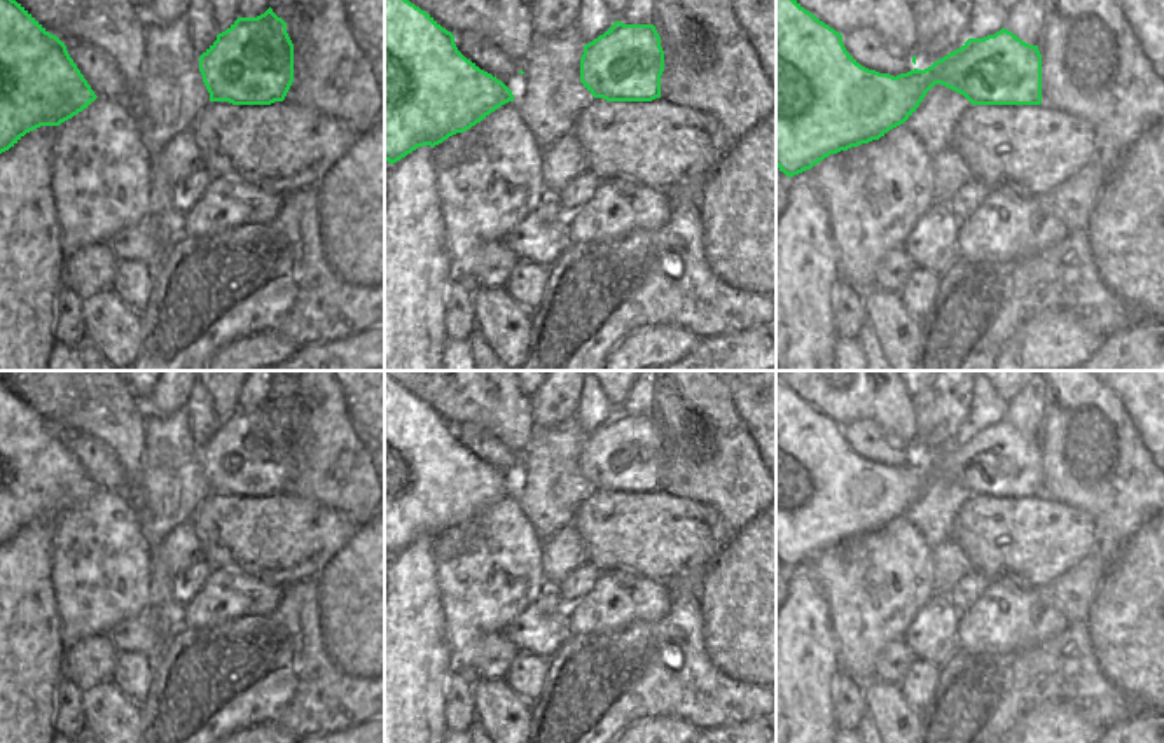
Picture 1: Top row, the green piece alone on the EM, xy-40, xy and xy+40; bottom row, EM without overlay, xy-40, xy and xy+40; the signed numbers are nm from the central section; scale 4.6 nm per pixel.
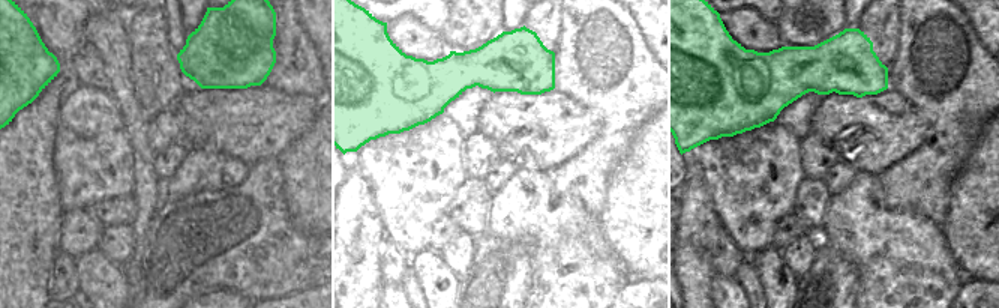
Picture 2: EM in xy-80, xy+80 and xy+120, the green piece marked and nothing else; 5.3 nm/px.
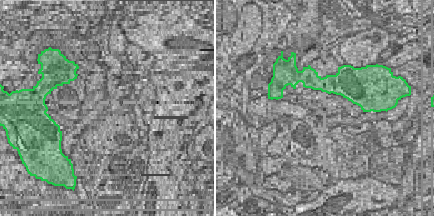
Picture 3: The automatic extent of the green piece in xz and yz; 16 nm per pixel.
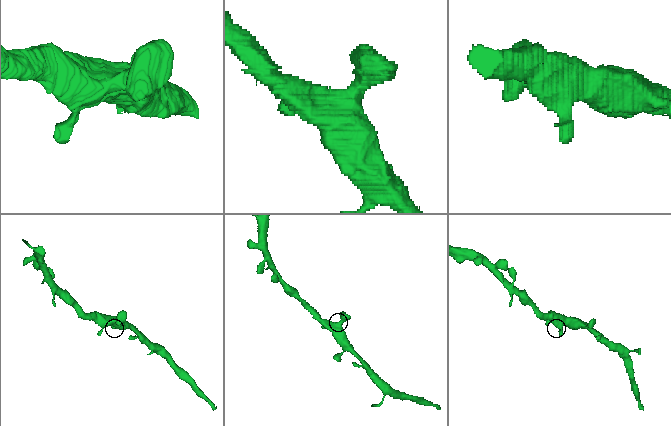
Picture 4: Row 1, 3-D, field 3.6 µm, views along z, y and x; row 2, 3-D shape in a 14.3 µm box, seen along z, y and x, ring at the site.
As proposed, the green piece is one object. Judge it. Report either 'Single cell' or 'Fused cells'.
Single cell.

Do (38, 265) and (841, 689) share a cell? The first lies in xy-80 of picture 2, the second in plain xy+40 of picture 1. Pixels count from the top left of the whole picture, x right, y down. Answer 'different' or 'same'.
different

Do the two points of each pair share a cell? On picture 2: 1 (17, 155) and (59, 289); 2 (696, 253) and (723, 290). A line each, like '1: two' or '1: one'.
1: two
2: two

